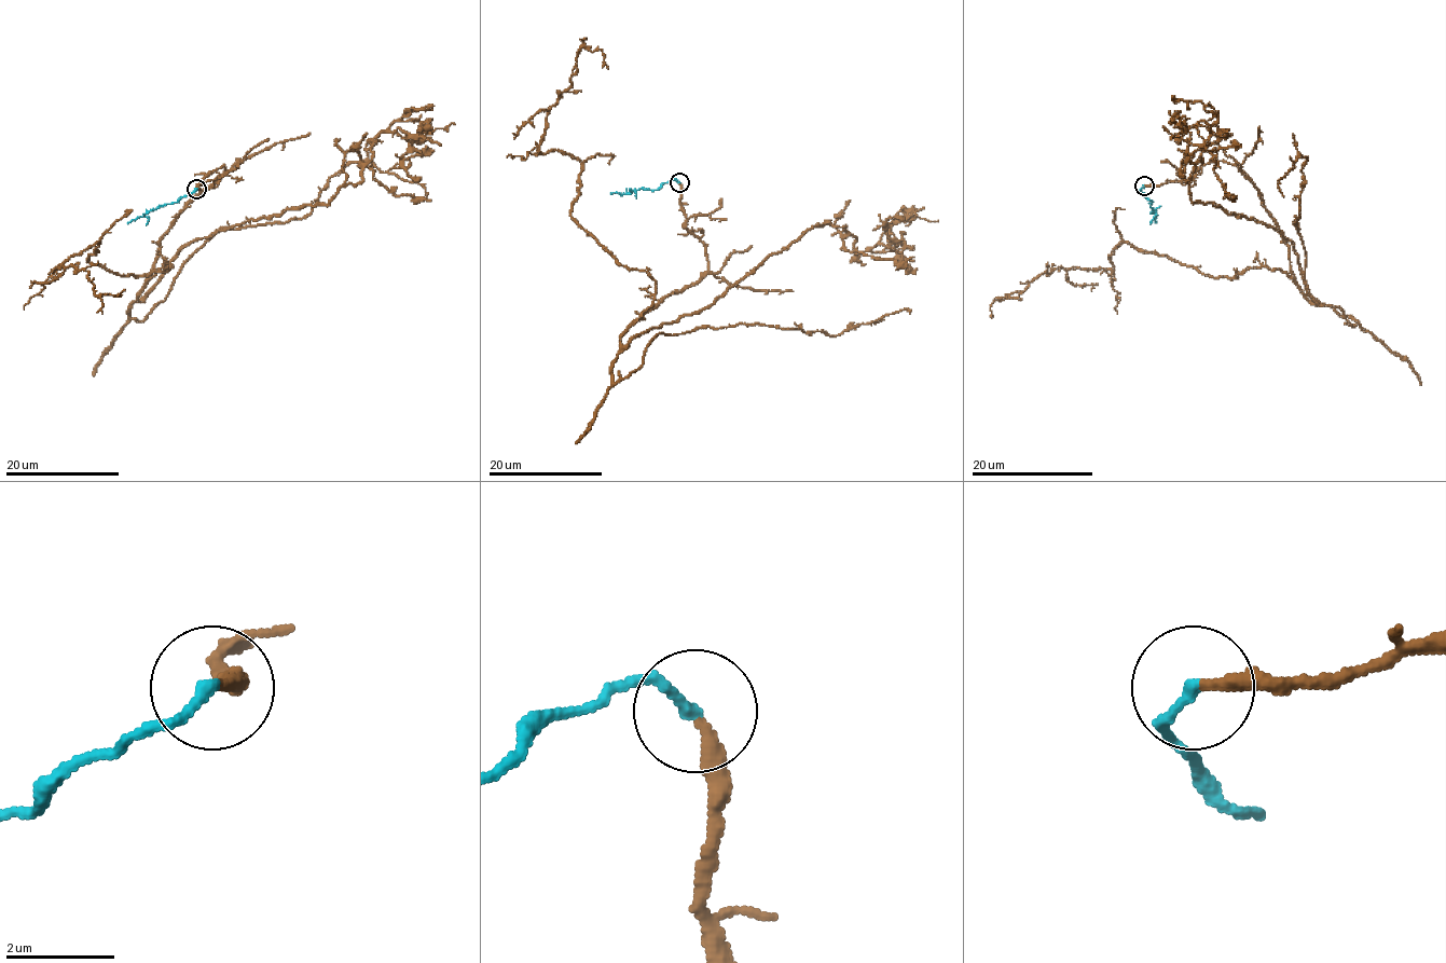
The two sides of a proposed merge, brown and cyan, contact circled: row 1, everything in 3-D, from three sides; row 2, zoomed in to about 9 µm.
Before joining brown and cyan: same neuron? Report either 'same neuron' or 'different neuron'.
same neuron

